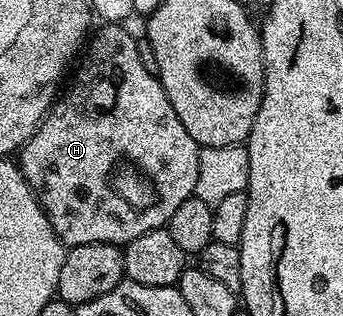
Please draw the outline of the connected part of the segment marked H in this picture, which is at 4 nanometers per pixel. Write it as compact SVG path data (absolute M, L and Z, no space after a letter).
M104 24L101 27L97 34L95 31L91 35L90 41L83 51L82 61L75 67L75 70L77 69L76 79L73 80L72 87L68 91L65 89L53 102L52 107L48 109L48 114L44 117L43 122L40 123L40 127L37 128L36 135L27 139L21 145L24 147L20 150L20 158L18 157L18 165L22 176L30 184L36 201L39 202L40 207L46 212L54 232L60 237L60 241L64 243L65 247L68 248L94 244L95 242L108 242L120 248L130 240L134 240L146 232L167 227L170 216L174 216L176 209L186 199L195 195L195 185L199 180L201 147L196 145L196 142L190 136L190 132L186 132L182 120L178 120L178 112L174 112L174 104L170 104L160 79L156 77L153 71L146 68L146 64L142 64L142 56L138 56L137 39L132 39L123 30L125 28L123 25Z

